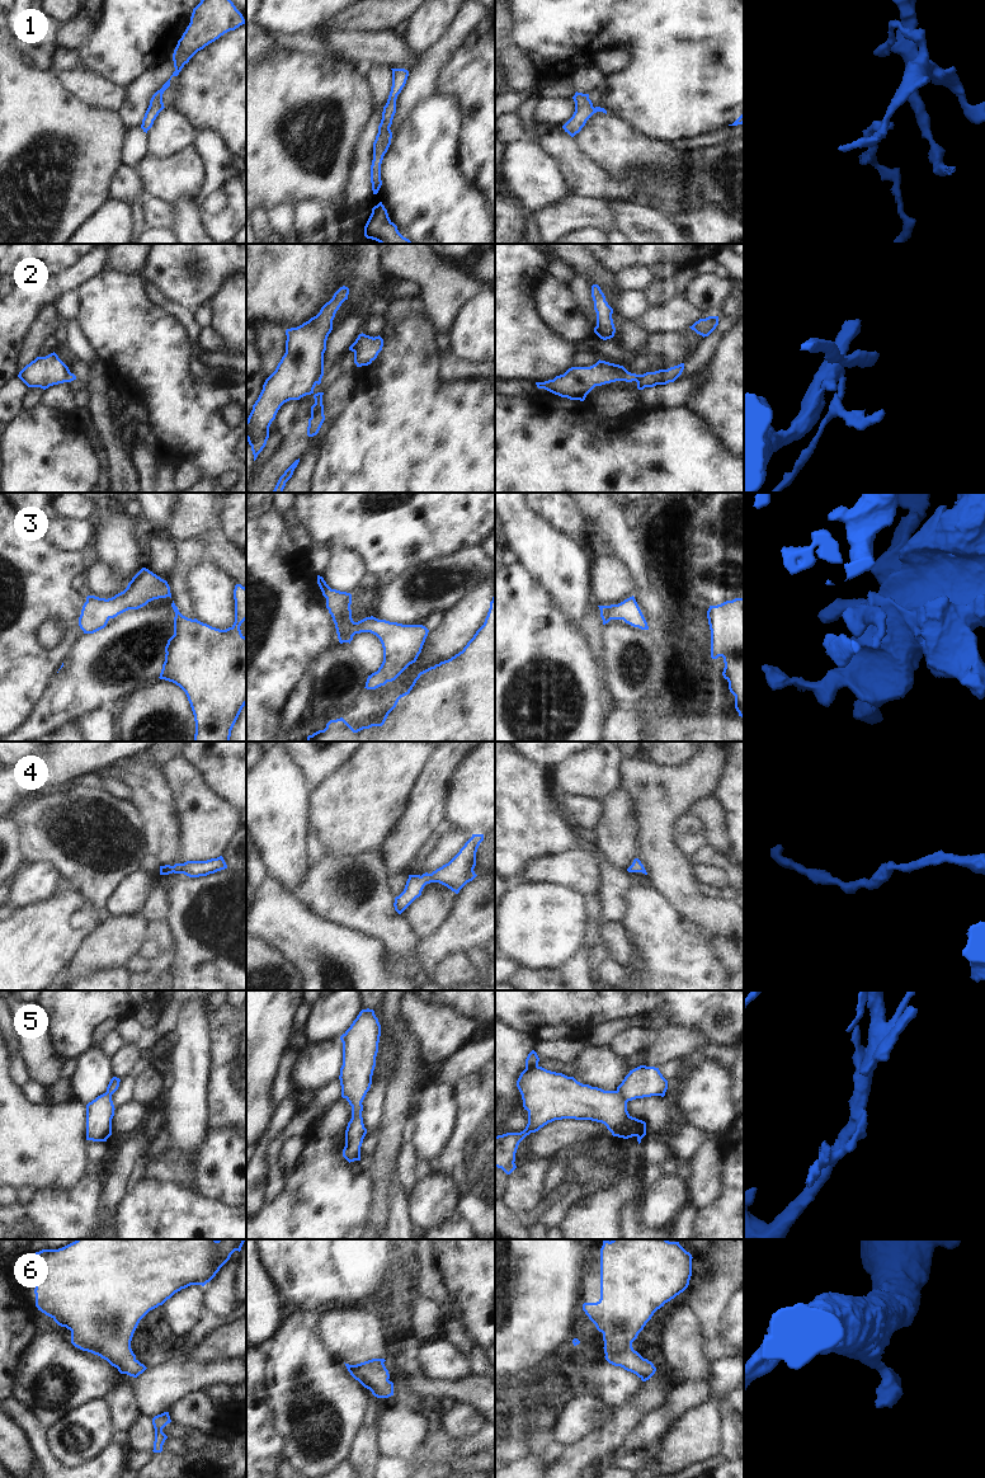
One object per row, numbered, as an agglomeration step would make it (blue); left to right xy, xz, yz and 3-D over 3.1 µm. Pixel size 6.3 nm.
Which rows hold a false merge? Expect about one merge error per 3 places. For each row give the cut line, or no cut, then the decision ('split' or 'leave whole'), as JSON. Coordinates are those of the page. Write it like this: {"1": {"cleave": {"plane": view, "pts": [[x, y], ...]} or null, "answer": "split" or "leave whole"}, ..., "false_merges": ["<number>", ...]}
{"1": {"cleave": null, "answer": "leave whole"}, "2": {"cleave": {"plane": "yz", "pts": [[627, 371], [622, 380]]}, "answer": "split"}, "3": {"cleave": null, "answer": "leave whole"}, "4": {"cleave": null, "answer": "leave whole"}, "5": {"cleave": {"plane": "yz", "pts": [[616, 1091], [627, 1101]]}, "answer": "split"}, "6": {"cleave": null, "answer": "leave whole"}, "false_merges": ["2", "5"]}

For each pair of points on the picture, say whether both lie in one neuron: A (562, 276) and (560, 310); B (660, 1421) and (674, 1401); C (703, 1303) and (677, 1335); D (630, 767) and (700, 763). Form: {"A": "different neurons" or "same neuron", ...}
{"A": "different neurons", "B": "same neuron", "C": "different neurons", "D": "same neuron"}

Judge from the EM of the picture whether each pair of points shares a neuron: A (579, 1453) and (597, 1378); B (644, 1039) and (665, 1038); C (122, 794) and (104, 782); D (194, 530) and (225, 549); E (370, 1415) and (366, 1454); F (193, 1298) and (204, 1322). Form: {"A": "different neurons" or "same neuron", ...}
{"A": "different neurons", "B": "different neurons", "C": "same neuron", "D": "same neuron", "E": "same neuron", "F": "different neurons"}

